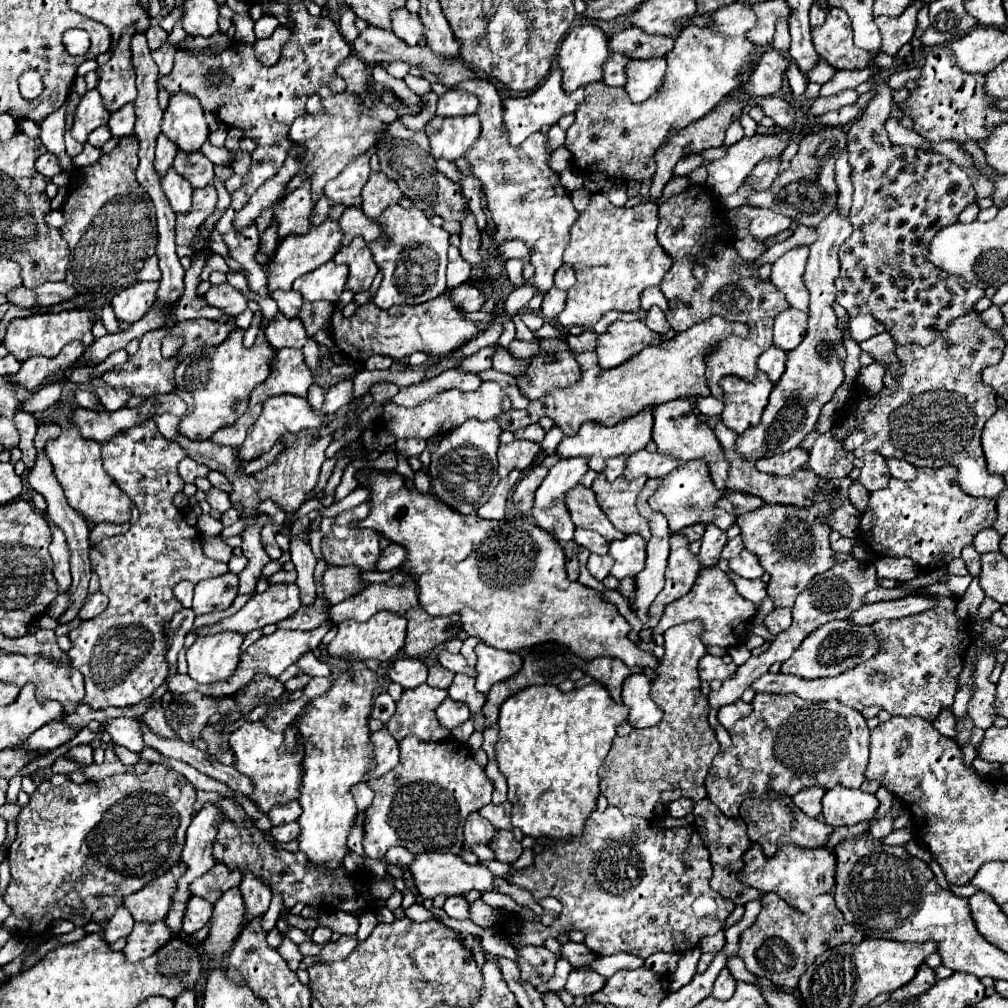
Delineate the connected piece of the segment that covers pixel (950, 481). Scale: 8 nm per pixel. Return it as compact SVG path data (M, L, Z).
M943 466L943 468L919 468L917 478L911 482L891 478L889 486L883 490L871 492L869 504L861 516L861 538L865 544L877 552L879 556L907 556L919 568L943 568L951 560L961 556L963 546L971 544L979 530L985 530L995 520L995 500L989 498L973 498L959 490L957 482L957 468Z

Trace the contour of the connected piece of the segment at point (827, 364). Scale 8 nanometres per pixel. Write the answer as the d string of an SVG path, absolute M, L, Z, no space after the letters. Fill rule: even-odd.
M837 206L827 218L823 218L823 222L819 222L819 226L815 226L817 240L809 246L809 262L803 276L811 294L807 334L795 350L787 352L787 368L769 396L769 404L761 416L761 422L737 438L737 452L747 460L769 456L773 454L771 448L777 448L777 454L781 454L799 446L801 440L815 428L821 408L833 398L835 390L845 380L843 366L847 352L843 344L843 332L837 328L837 316L831 304L835 302L835 280L839 278L837 252L841 244L851 236L851 230L853 226L849 218L841 216Z

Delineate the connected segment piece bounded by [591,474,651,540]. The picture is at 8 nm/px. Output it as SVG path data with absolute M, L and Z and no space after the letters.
M597 474L591 488L599 498L599 506L619 532L639 534L641 538L649 540L651 538L649 526L635 506L637 496L643 490L645 482L647 482L645 476L639 476L635 480L619 476L615 482L607 482L603 474Z

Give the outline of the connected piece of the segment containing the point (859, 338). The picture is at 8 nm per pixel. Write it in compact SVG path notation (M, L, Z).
M855 316L849 320L849 334L857 344L873 338L875 334L879 334L883 330L885 330L885 326L879 324L873 316Z

